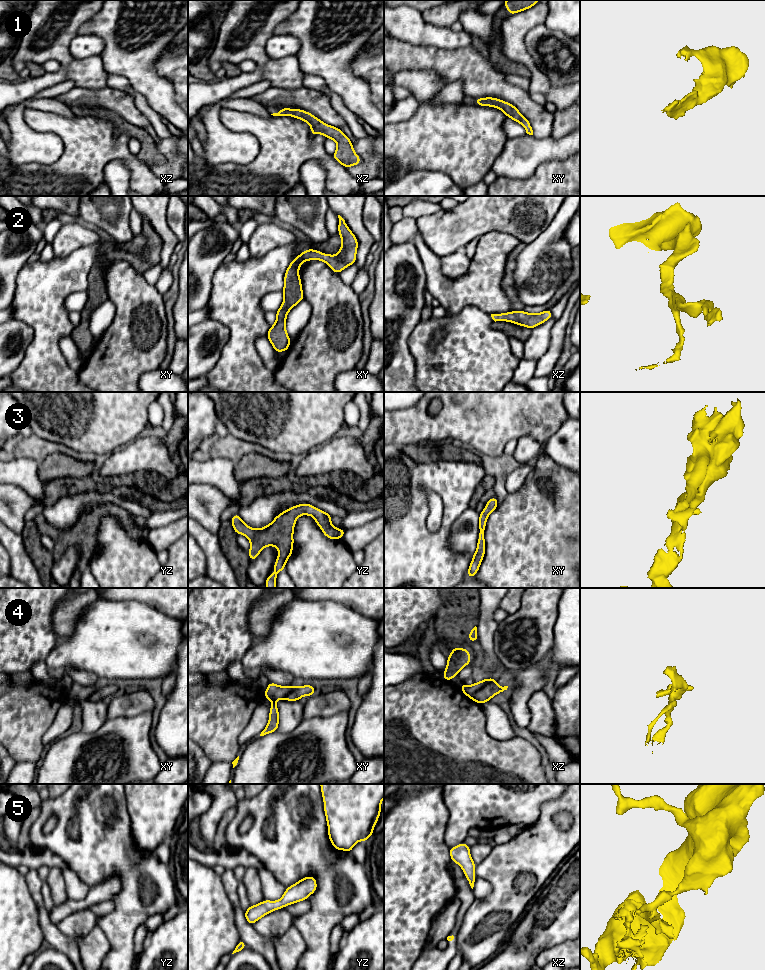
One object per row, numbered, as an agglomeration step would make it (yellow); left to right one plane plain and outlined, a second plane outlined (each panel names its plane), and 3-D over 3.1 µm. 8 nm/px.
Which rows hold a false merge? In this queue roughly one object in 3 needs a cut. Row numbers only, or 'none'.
4

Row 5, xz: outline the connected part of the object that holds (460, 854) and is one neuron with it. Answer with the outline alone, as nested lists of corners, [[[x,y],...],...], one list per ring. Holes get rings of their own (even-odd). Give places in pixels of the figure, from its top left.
[[[462,842],[455,847],[449,848],[449,852],[451,861],[457,863],[462,868],[471,888],[473,889],[477,878],[474,874],[476,864],[471,858],[470,846]]]

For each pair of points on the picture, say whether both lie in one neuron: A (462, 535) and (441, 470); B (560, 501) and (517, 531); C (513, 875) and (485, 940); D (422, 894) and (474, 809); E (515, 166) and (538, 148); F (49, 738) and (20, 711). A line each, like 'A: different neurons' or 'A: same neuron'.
A: different neurons
B: same neuron
C: same neuron
D: different neurons
E: same neuron
F: different neurons

